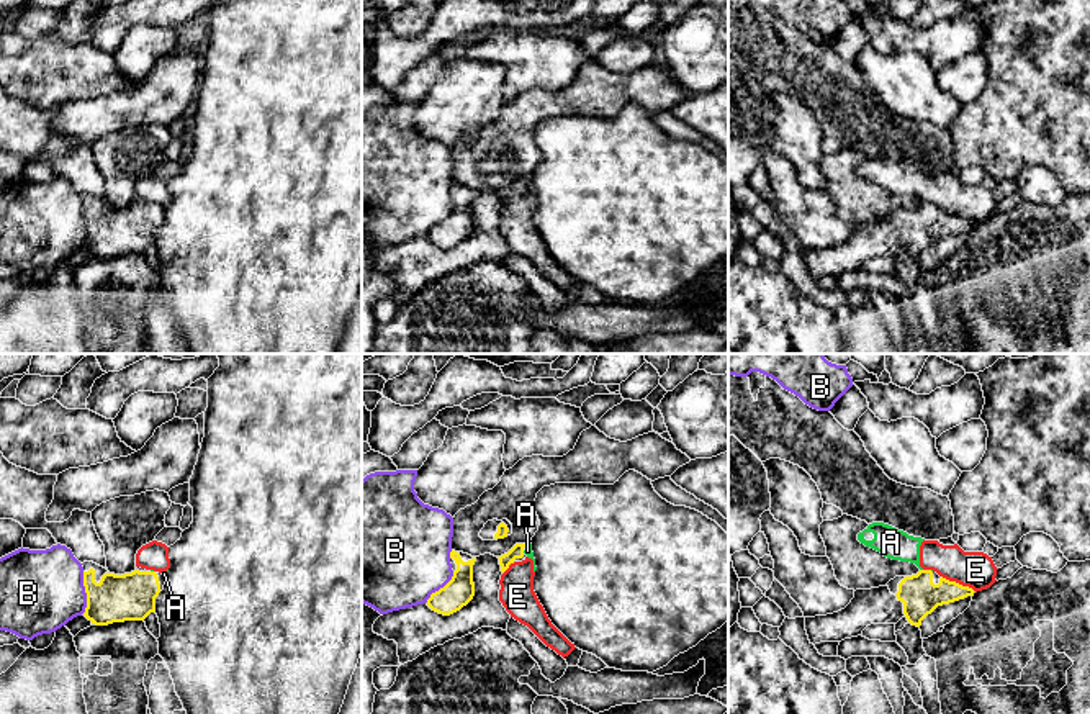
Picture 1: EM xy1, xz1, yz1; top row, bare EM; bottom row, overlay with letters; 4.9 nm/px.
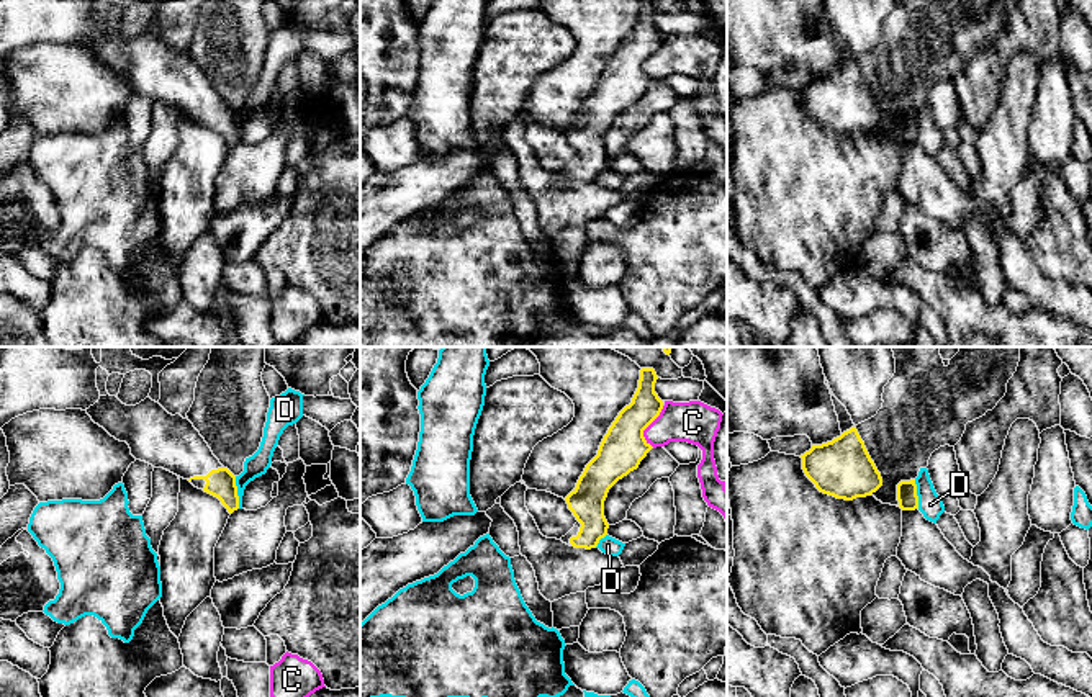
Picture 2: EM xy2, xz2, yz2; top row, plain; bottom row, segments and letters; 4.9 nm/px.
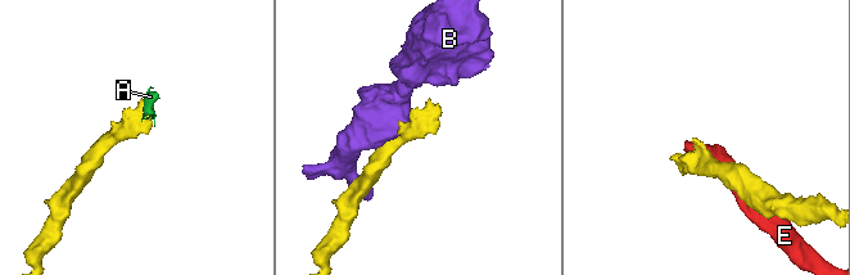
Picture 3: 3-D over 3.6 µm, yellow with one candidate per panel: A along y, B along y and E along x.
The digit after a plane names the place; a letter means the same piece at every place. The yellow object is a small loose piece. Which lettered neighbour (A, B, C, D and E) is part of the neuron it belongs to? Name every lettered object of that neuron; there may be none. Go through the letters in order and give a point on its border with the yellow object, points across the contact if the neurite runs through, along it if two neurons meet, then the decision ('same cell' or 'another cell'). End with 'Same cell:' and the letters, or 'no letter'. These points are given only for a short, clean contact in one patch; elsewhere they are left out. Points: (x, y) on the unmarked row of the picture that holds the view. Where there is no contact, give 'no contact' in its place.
A: no contact; another cell
B: meets yellow in xy1 at (85, 225); another cell
C: meets yellow in xz2 at (647, 59); border along xz2 (663, 40), (660, 48), (644, 64), (644, 72), (652, 80); another cell
D: meets yellow in xy2 at (236, 126); border along xy2 (234, 110), (239, 141); another cell
E: meets yellow in yz1 at (958, 216); border along yz1 (941, 208), (976, 225); another cell
Same cell: no letter

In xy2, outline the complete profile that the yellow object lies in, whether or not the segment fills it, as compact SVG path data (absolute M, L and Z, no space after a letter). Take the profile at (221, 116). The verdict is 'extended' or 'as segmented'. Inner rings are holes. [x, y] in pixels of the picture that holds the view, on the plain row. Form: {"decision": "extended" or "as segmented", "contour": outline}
{"decision": "extended", "contour": "M110 28L85 44L111 70L126 75L136 93L188 113L218 131L229 147L239 142L236 110L219 97L188 51L169 47L151 31L126 39Z"}

